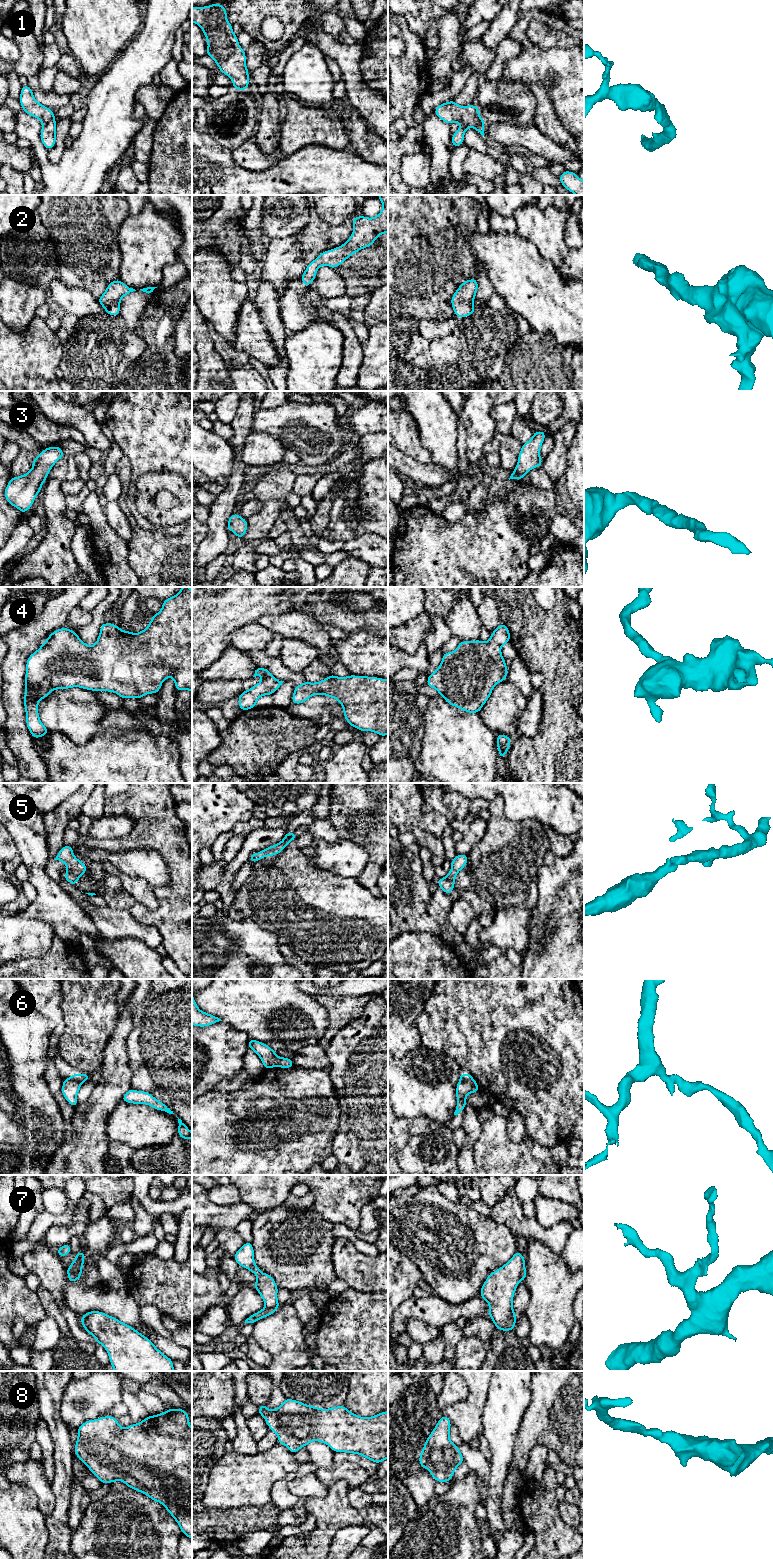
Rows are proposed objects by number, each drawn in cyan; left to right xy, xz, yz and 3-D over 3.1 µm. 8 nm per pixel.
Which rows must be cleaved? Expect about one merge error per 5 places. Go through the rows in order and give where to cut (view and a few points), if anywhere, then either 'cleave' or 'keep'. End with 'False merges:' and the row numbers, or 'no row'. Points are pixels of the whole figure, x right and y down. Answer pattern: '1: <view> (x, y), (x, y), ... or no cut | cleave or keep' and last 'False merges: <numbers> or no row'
1: no cut | keep
2: no cut | keep
3: no cut | keep
4: no cut | keep
5: no cut | keep
6: yz (472, 1078), (461, 1080) | cleave
7: xy (68, 1267), (72, 1271), (81, 1270) | cleave
8: no cut | keep
False merges: 6, 7

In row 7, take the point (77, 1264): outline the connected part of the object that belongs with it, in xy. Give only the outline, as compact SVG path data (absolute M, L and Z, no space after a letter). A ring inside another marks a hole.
M81 1250L76 1254L76 1257L71 1263L71 1265L69 1266L69 1269L72 1272L78 1272L82 1270L84 1261L85 1261L85 1255L84 1255L84 1252Z

